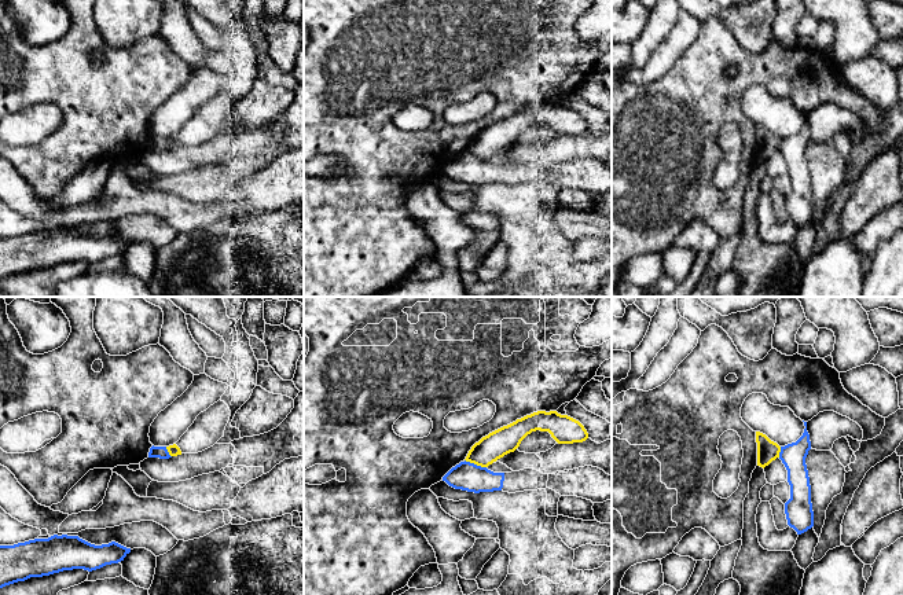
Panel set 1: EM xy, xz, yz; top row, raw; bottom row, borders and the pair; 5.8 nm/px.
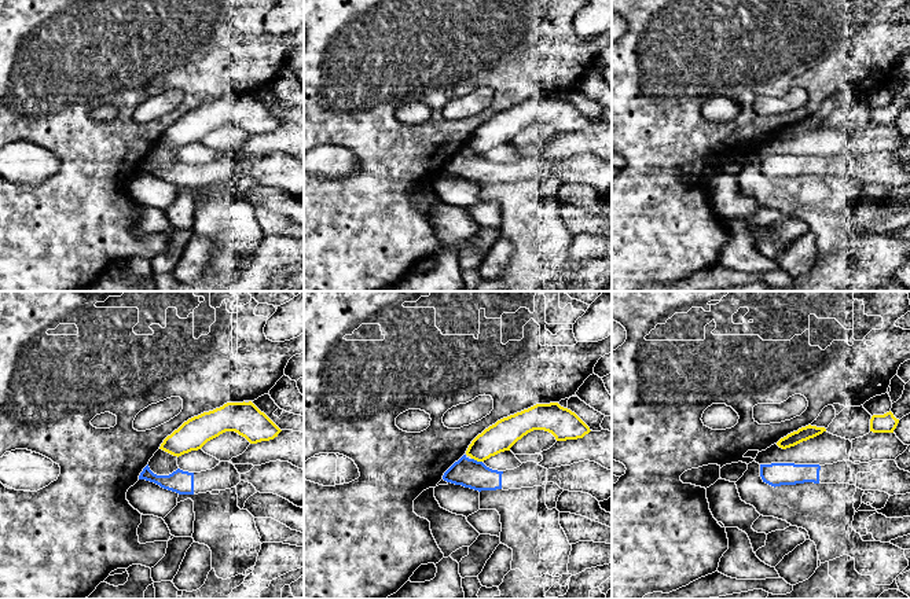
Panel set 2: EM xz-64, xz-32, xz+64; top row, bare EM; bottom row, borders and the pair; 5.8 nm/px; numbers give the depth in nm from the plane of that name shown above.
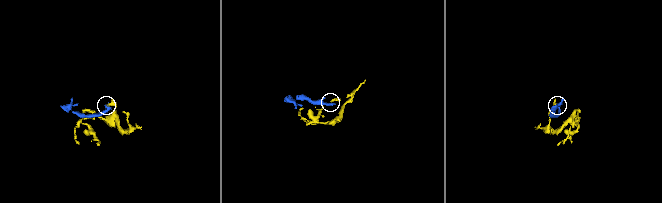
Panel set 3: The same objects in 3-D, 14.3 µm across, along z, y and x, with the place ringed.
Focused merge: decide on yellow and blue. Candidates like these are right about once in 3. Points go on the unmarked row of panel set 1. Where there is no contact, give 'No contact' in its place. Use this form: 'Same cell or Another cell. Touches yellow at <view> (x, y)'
Another cell. Touches yellow at xz (476, 155)

